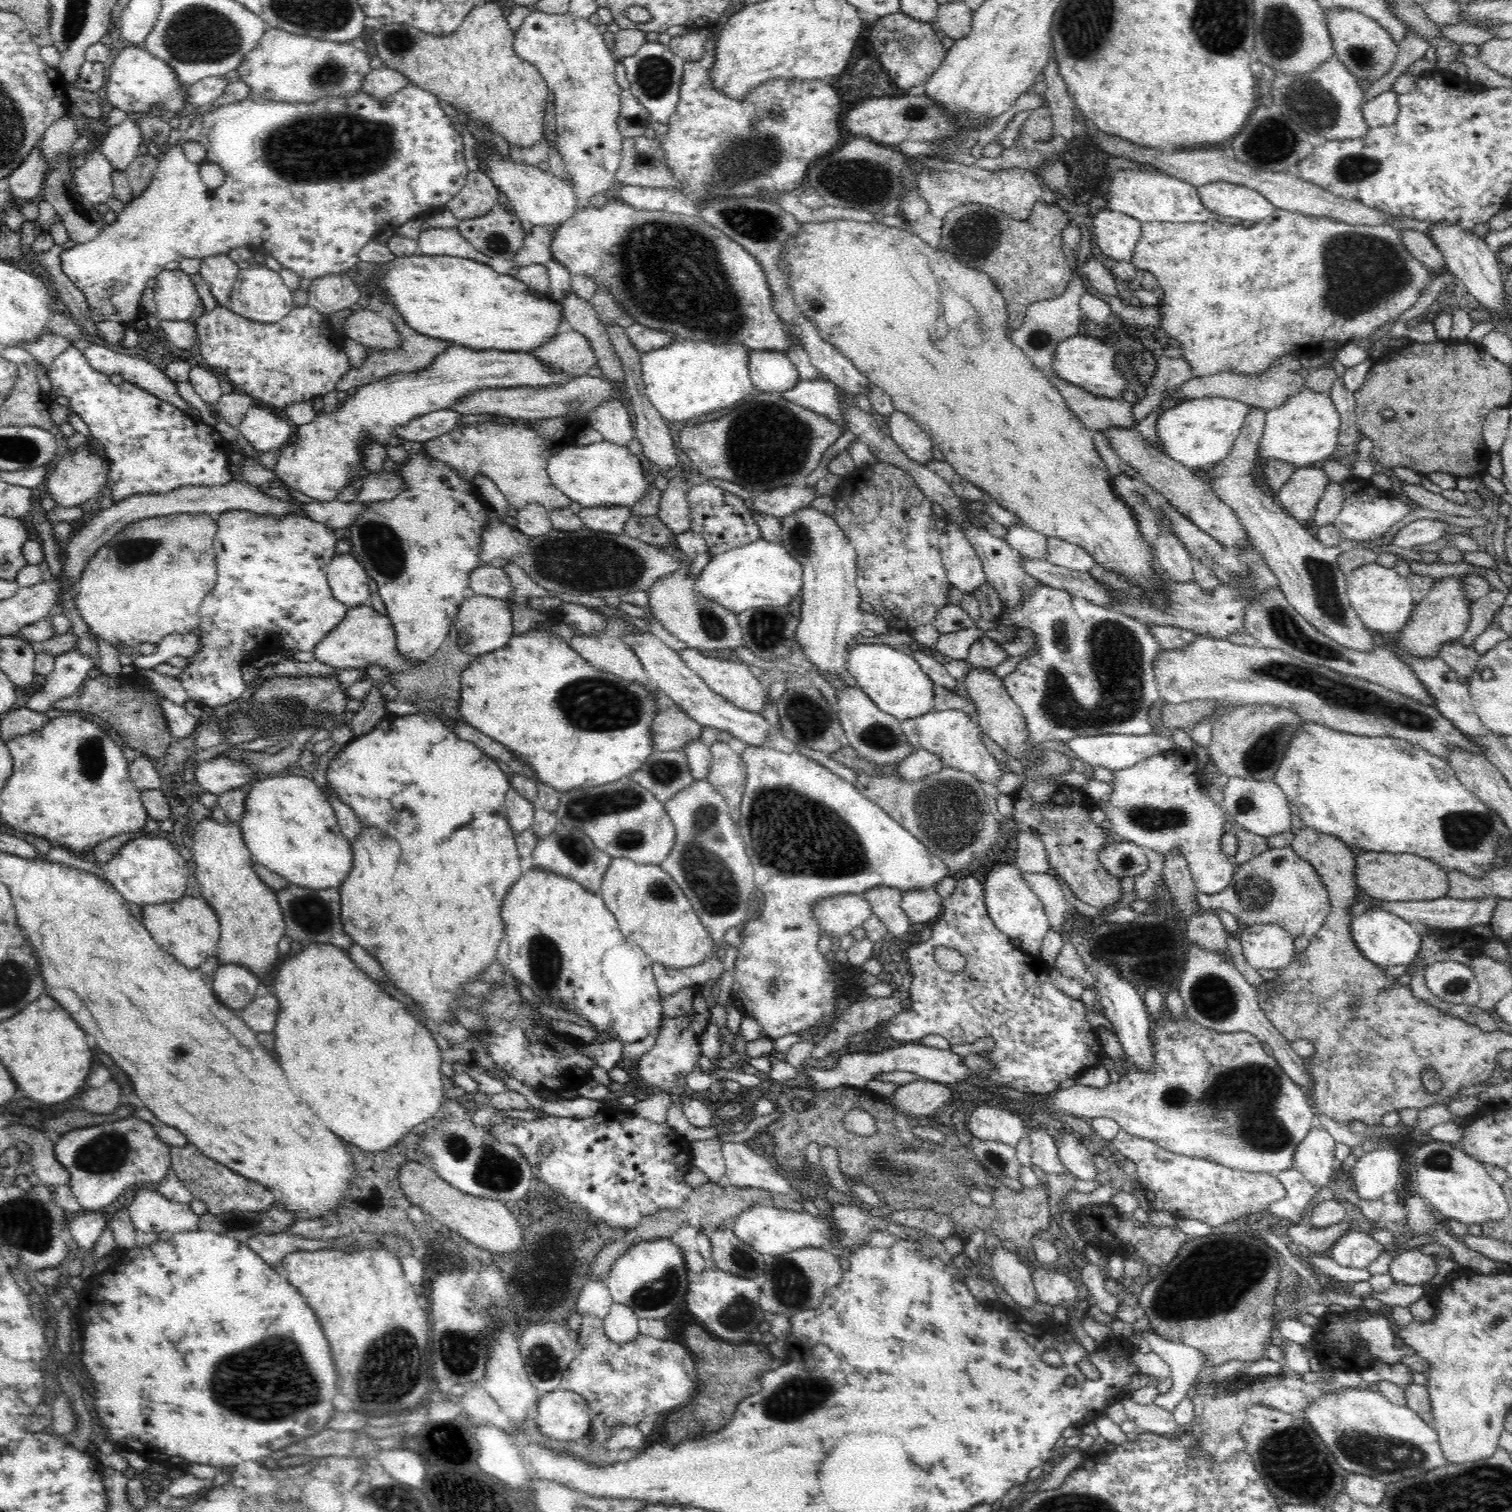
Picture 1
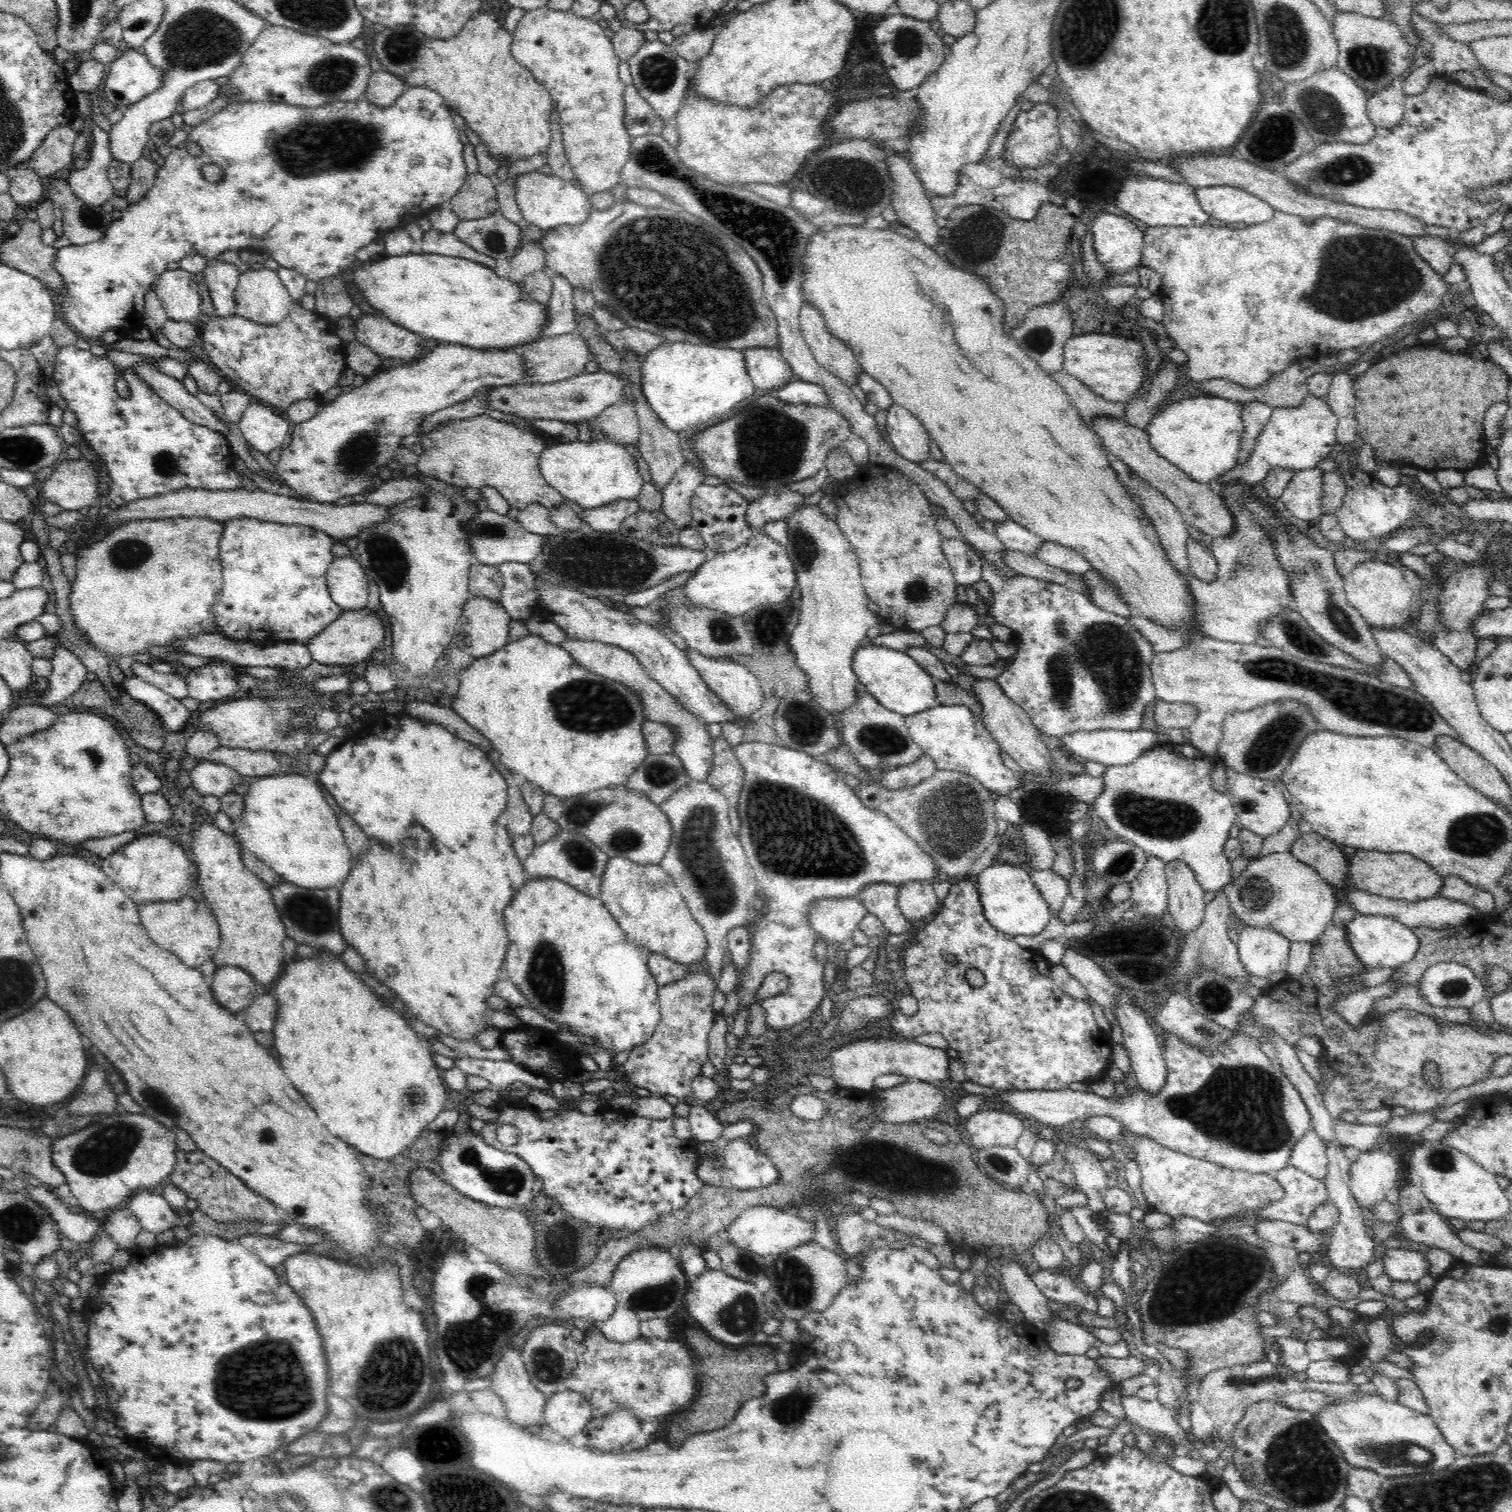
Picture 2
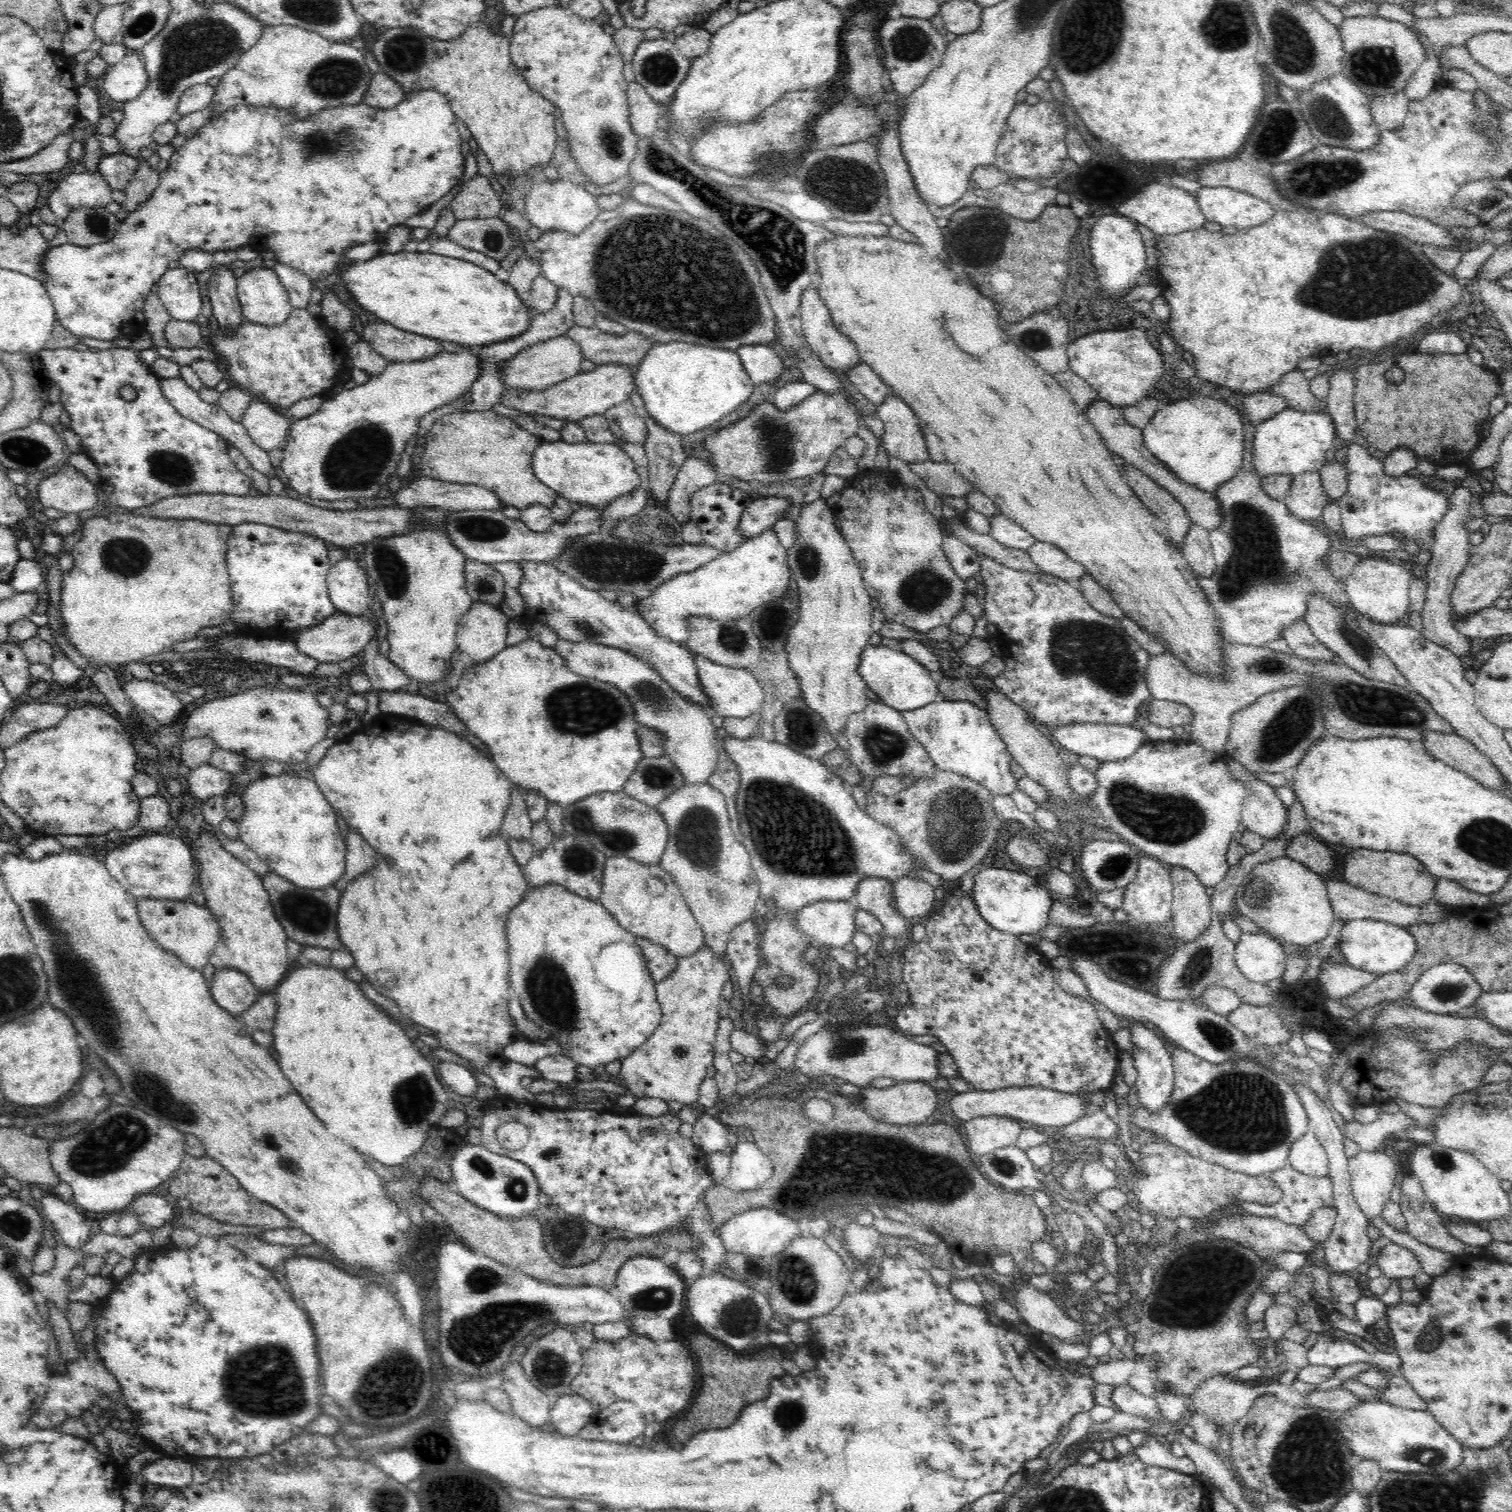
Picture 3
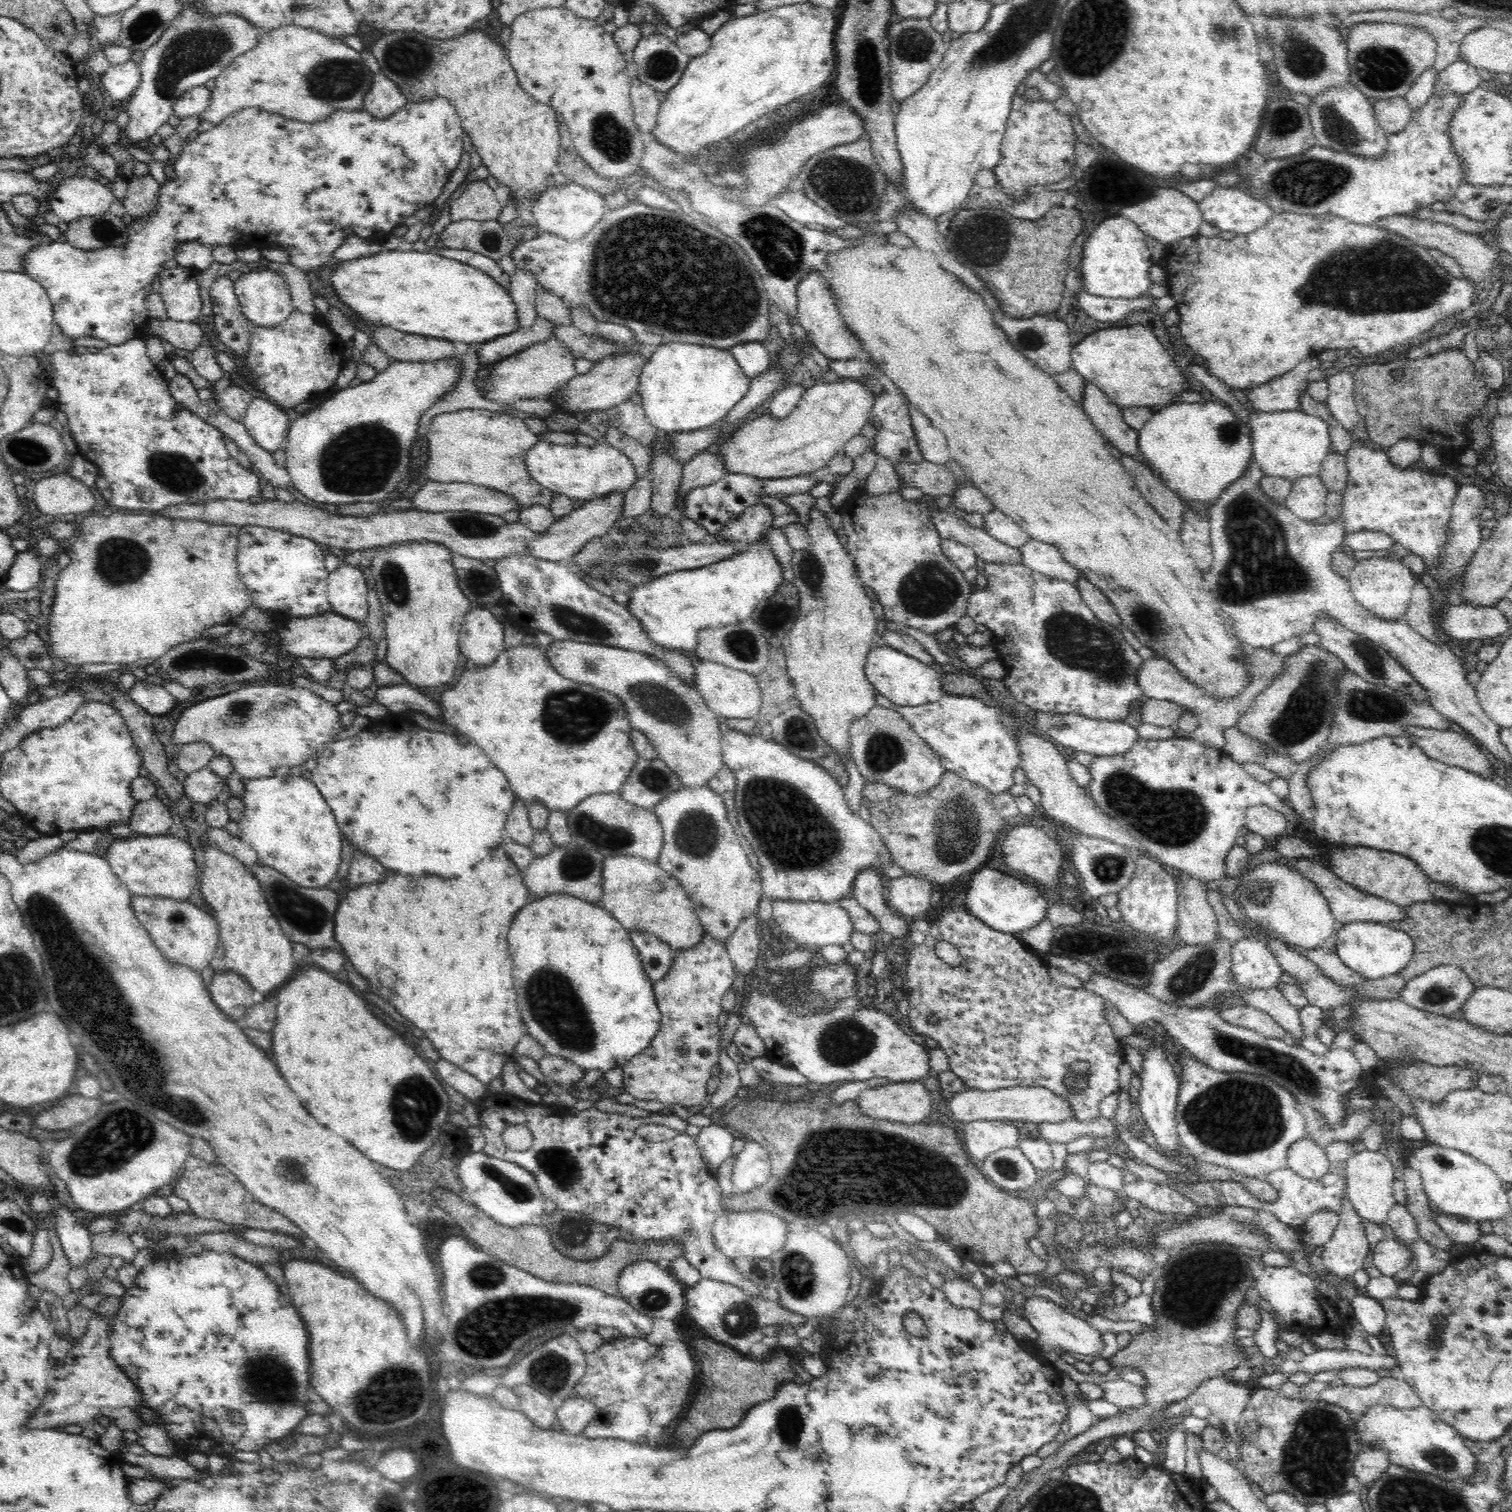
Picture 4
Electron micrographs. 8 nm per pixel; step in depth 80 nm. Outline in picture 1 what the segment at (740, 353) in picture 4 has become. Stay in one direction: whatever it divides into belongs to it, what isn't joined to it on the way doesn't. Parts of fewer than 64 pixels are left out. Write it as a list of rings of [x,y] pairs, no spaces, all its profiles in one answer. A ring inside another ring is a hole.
[[[750,349],[749,373],[754,386],[762,392],[784,392],[801,379],[797,368],[782,351]]]

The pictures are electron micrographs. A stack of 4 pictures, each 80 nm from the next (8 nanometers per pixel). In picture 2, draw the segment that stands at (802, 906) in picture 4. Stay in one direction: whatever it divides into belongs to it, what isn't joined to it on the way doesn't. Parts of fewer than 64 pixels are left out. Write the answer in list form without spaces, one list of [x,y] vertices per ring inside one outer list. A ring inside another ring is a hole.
[[[840,897],[828,898],[815,901],[808,914],[808,923],[818,938],[824,942],[831,942],[842,945],[848,939],[853,939],[854,930],[859,928],[862,918],[868,914],[868,909],[860,903],[858,898]]]

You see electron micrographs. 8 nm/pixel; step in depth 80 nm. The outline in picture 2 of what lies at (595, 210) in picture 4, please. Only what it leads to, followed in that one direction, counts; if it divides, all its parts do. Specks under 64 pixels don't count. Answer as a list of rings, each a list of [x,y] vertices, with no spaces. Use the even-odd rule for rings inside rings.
[[[539,170],[518,177],[515,188],[516,202],[524,219],[544,232],[565,225],[583,224],[588,221],[594,209],[589,200],[590,197],[580,189],[578,184],[565,181],[554,174],[546,175]]]

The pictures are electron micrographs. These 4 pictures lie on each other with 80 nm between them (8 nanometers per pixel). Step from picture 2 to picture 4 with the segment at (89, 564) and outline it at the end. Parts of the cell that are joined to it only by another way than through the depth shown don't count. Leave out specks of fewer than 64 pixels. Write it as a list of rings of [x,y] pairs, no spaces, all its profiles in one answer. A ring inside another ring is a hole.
[[[116,510],[110,516],[87,516],[80,524],[80,536],[70,546],[72,562],[59,573],[51,609],[46,617],[48,622],[48,645],[50,656],[58,662],[70,666],[82,664],[137,664],[138,662],[154,662],[164,656],[171,648],[187,640],[200,639],[206,628],[216,624],[232,623],[234,617],[240,616],[252,604],[252,595],[238,575],[237,553],[238,536],[241,527],[236,525],[217,525],[204,521],[184,520],[160,516],[159,514],[124,514]]]

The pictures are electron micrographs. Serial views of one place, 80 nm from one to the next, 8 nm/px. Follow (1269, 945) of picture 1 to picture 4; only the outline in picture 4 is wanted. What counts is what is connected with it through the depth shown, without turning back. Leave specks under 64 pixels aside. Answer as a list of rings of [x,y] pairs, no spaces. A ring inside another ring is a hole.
[[[1242,938],[1231,950],[1232,981],[1245,990],[1276,987],[1283,974],[1274,953],[1262,940]]]

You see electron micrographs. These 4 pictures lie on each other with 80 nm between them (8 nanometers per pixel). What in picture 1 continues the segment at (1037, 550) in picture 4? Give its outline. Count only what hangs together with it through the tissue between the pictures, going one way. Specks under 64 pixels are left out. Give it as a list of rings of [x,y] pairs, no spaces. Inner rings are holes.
[[[1052,536],[1048,538],[1047,546],[1047,562],[1055,566],[1076,570],[1078,572],[1089,572],[1096,565],[1094,557],[1088,555],[1088,551],[1084,551],[1082,546],[1070,544],[1070,542]]]

